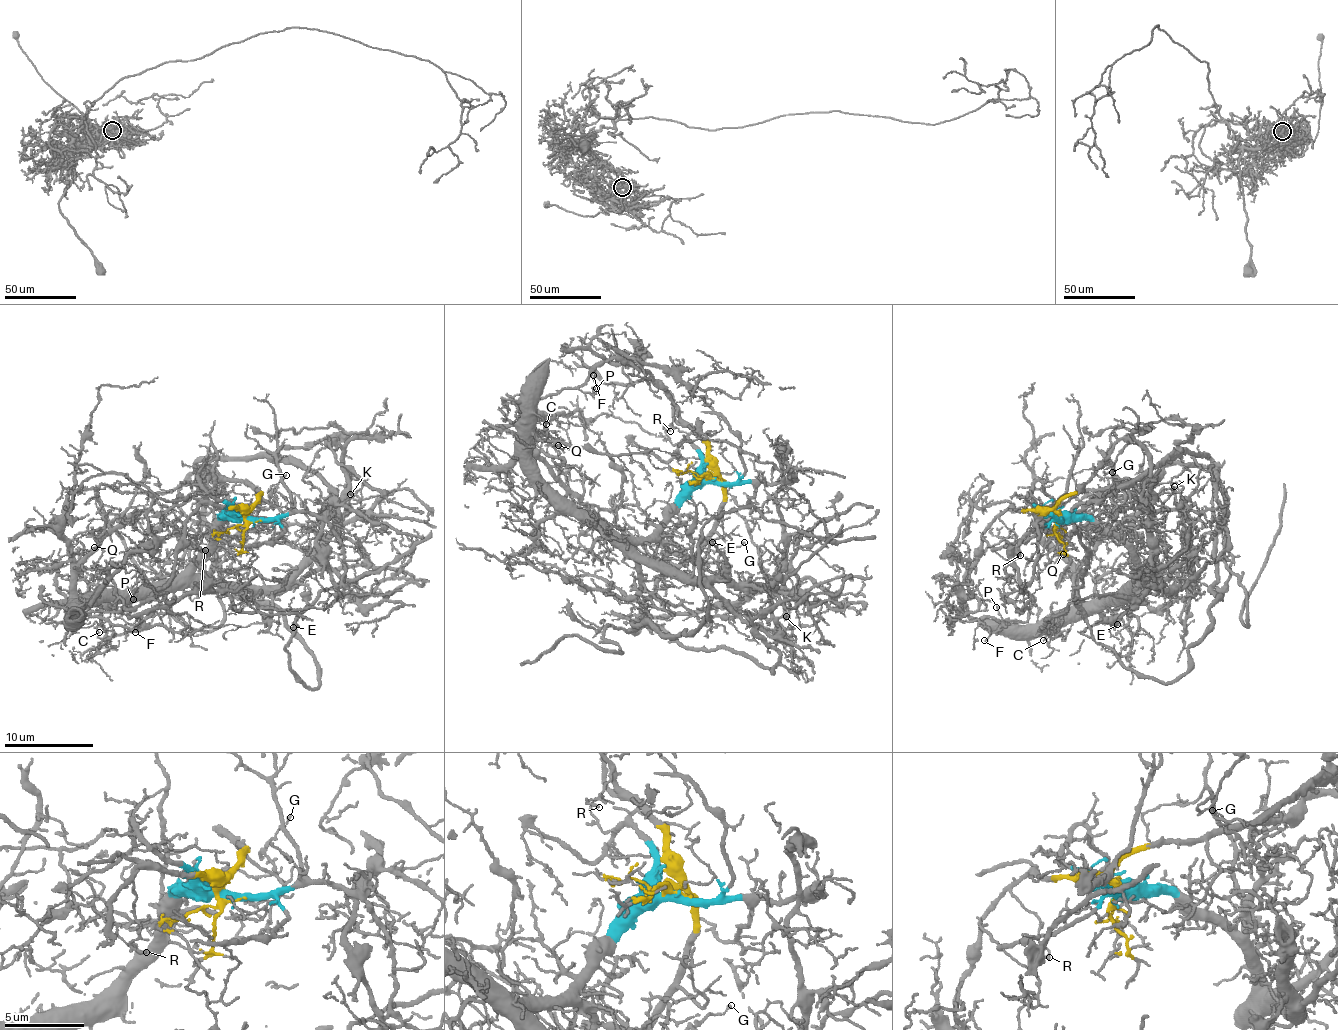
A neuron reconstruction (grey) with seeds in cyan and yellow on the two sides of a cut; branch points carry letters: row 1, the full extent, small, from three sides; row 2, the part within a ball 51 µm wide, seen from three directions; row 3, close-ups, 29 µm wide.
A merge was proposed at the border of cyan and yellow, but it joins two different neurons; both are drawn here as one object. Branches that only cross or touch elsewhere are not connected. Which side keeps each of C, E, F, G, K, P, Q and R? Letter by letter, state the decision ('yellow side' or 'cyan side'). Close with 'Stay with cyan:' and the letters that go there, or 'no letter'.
C: cyan side
E: cyan side
F: yellow side
G: cyan side
K: cyan side
P: yellow side
Q: cyan side
R: yellow side
Stay with cyan: C, E, G, K, Q

